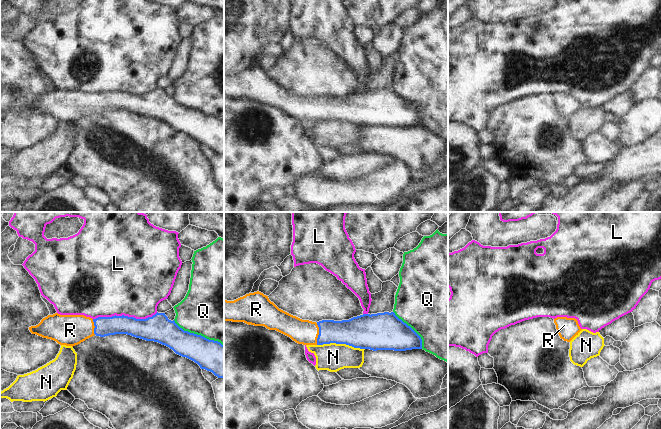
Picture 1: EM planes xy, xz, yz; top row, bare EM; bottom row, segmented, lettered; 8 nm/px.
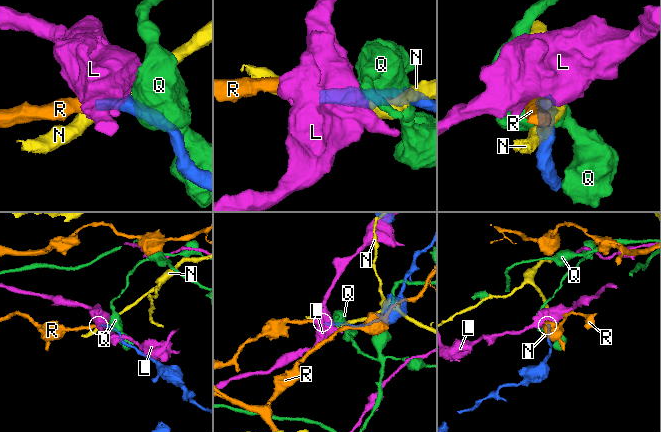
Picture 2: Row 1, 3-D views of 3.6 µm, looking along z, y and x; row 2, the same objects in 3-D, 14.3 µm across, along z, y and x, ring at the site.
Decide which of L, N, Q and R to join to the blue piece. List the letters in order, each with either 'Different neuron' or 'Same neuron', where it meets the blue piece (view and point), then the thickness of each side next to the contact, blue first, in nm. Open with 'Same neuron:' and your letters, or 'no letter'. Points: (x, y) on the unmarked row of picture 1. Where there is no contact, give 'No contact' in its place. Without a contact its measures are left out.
Same neuron: R
L: Different neuron. Touches blue at xy (125, 92). Thickness 190 nm (blue) against 480 nm
N: Different neuron. Touches blue at xz (341, 119). Thickness 280 nm (blue) against 220 nm
Q: Different neuron. Touches blue at xy (198, 111). Thickness 240 nm (blue) against 480 nm
R: Same neuron. Touches blue at xz (319, 110). Thickness 200 nm (blue) against 200 nm.

